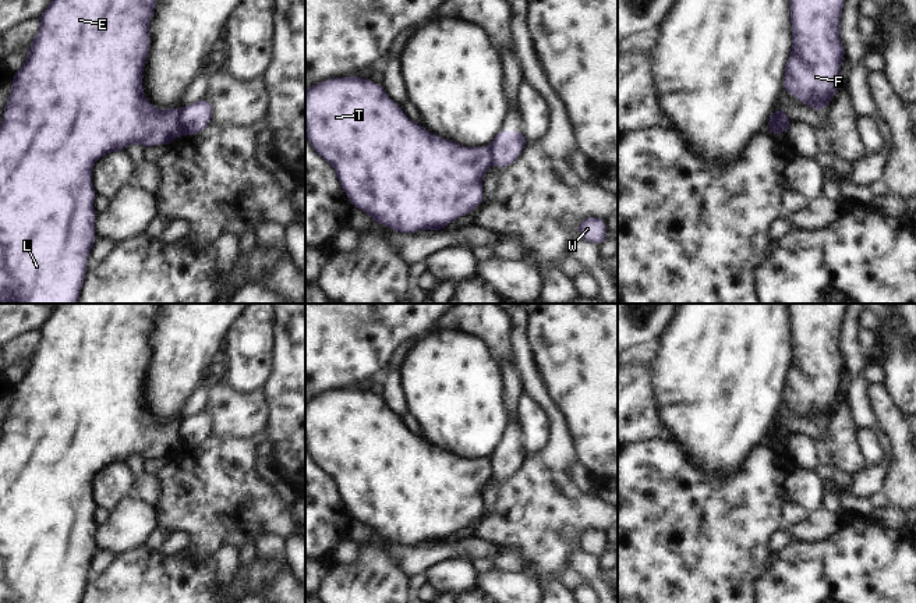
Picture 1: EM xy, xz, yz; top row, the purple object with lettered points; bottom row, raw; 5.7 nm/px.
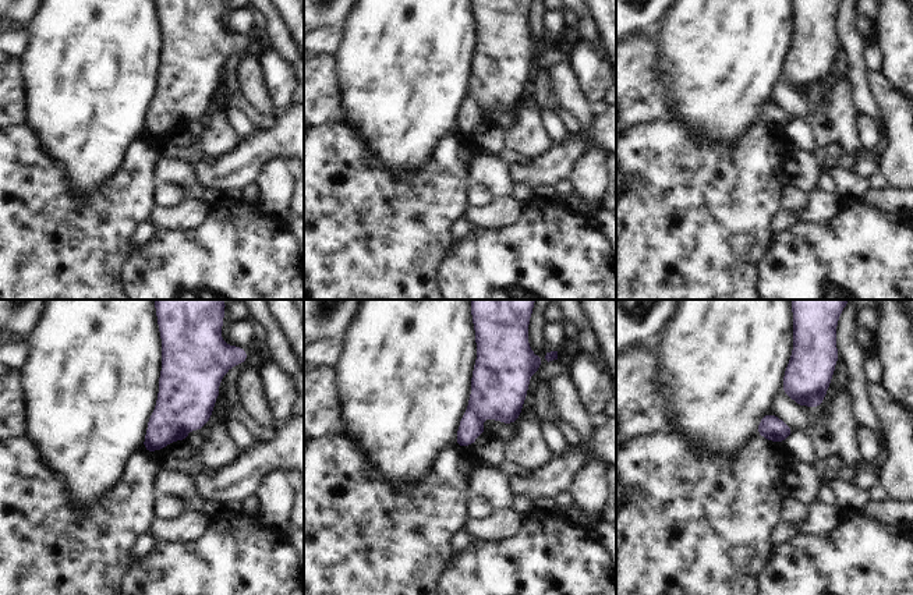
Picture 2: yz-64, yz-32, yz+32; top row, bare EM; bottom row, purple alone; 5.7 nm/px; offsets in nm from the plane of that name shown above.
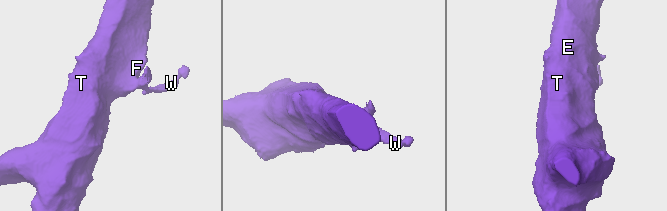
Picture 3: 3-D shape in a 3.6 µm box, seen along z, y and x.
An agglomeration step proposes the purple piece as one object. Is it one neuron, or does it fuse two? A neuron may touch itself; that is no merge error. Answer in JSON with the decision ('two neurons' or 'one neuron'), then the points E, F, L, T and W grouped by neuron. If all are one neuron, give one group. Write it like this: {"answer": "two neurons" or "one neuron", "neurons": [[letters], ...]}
{"answer": "two neurons", "neurons": [["E", "F", "L", "T"], ["W"]]}

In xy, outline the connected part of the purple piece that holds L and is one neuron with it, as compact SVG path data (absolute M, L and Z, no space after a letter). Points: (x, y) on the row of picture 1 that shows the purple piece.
M52 0L39 15L40 25L29 46L25 64L14 72L3 121L0 125L0 304L77 304L86 274L86 259L96 242L95 212L92 202L98 195L92 185L92 169L109 152L124 152L128 143L144 148L170 145L184 135L178 124L180 109L158 110L142 91L142 71L151 45L149 24L156 0Z

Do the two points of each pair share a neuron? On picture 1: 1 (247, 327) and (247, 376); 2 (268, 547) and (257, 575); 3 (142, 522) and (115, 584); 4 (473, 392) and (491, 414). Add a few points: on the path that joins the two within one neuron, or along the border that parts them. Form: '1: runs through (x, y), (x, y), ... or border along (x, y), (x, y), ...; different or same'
1: runs through (248, 340), (250, 359), (247, 364); same
2: border along (257, 557), (283, 561); different
3: border along (142, 545), (116, 556); different
4: runs through (474, 397), (485, 408); same

